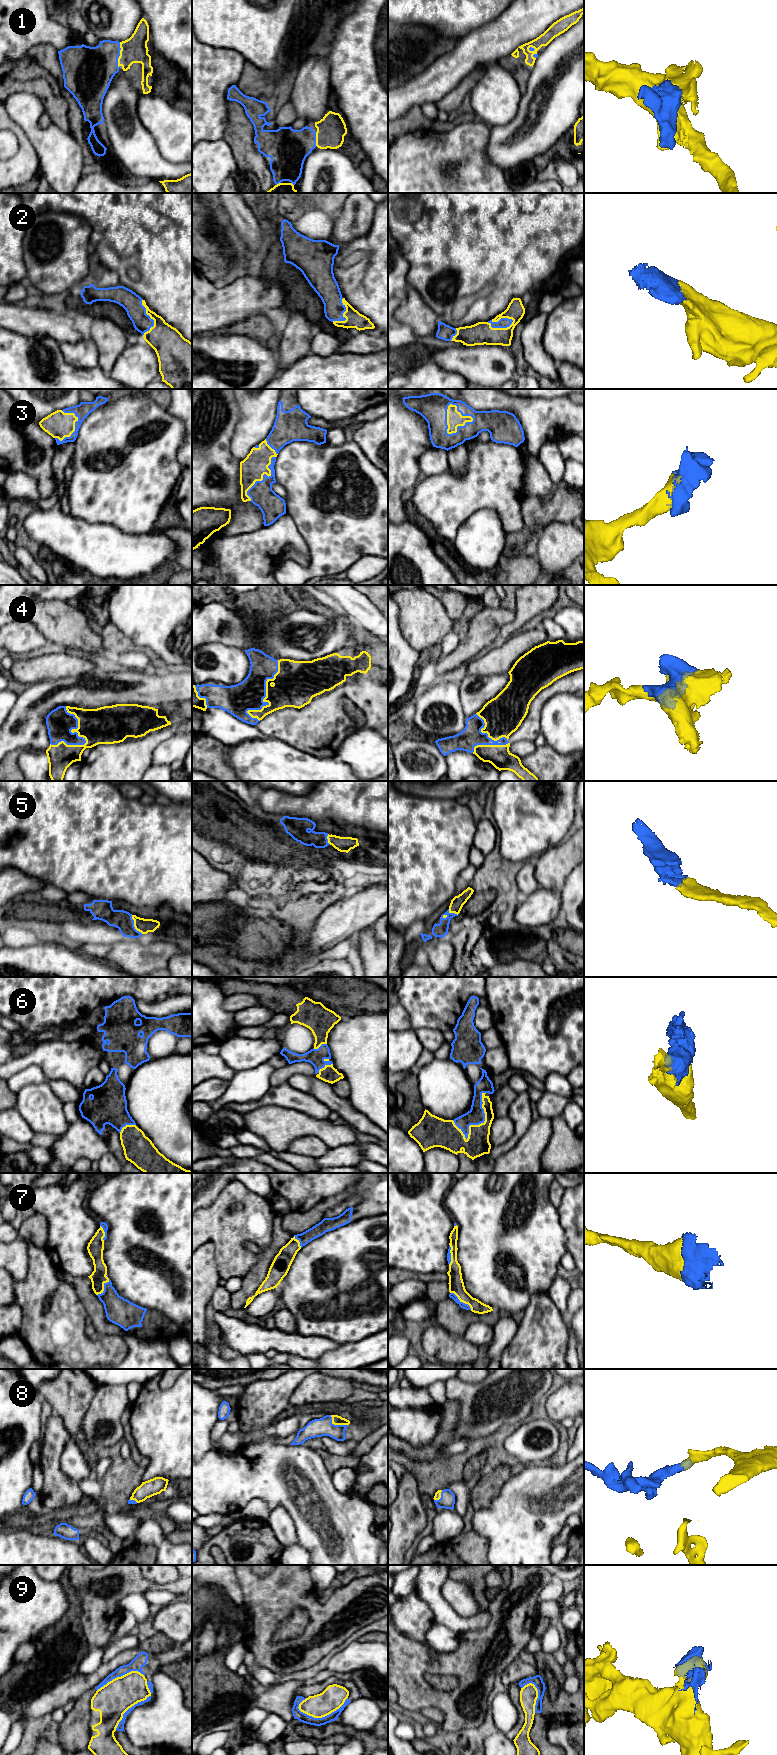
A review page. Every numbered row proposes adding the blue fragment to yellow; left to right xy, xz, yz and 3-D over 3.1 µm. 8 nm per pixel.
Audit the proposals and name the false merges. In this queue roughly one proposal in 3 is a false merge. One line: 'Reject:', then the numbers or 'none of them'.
Reject: 9

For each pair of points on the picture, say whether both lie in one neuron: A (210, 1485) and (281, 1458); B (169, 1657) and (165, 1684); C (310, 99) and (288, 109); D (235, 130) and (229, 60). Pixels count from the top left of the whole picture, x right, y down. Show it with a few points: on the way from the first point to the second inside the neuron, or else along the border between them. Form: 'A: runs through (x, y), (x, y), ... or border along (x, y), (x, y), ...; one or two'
A: runs through (228, 1484), (263, 1470); one
B: border along (160, 1670), (153, 1676), (151, 1693); two
C: border along (289, 100), (298, 117); two
D: border along (227, 100), (227, 120), (225, 124); two

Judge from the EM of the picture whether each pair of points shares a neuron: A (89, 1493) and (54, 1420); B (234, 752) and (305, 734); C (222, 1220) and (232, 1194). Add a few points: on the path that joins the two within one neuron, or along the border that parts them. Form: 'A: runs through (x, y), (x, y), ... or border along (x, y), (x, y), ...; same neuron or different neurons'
A: border along (77, 1482), (84, 1495); different neurons
B: border along (268, 736), (281, 739), (302, 751); different neurons
C: runs through (222, 1214), (222, 1206), (226, 1200); same neuron

